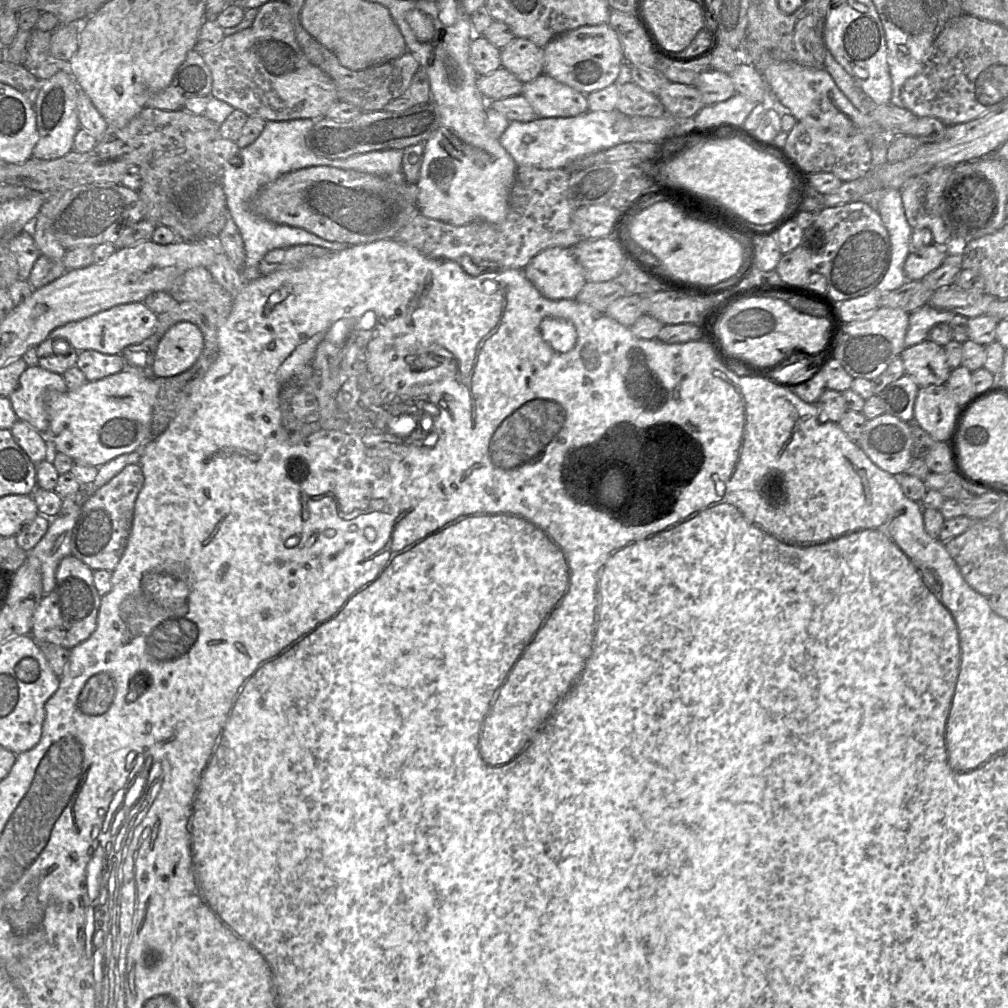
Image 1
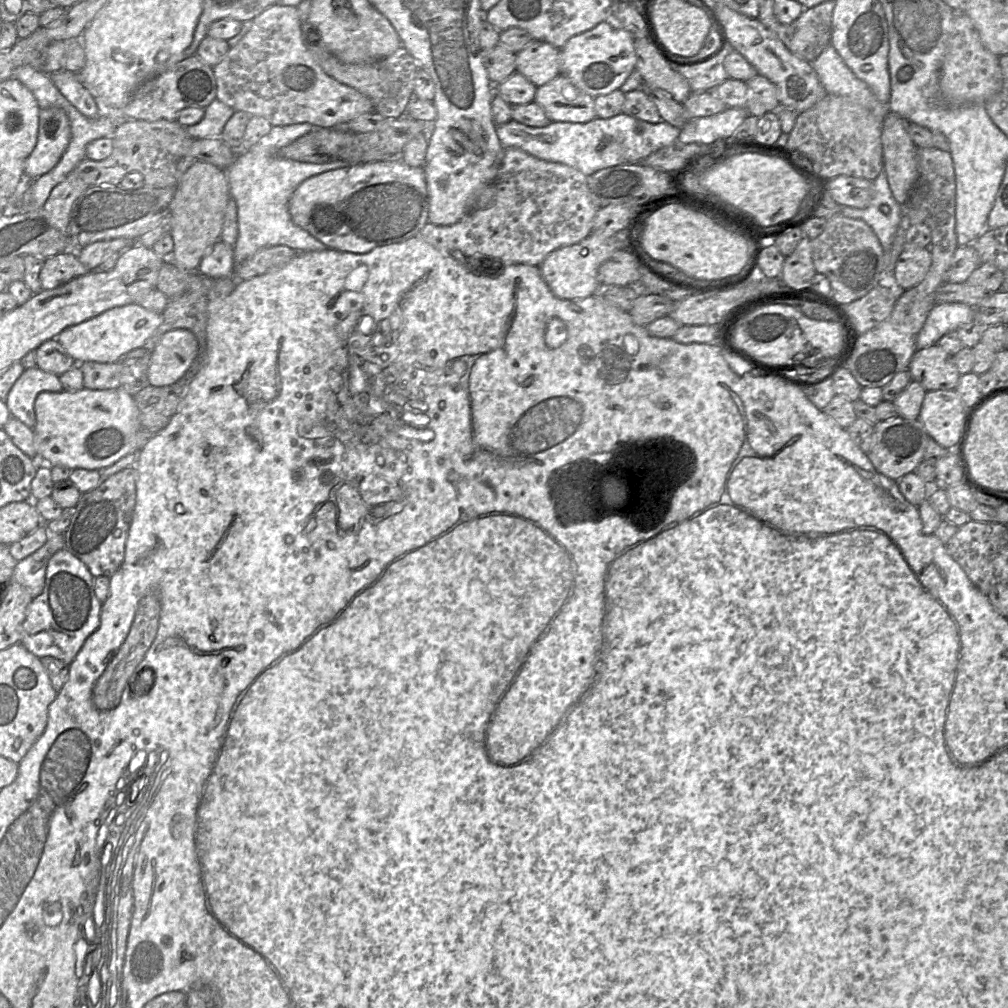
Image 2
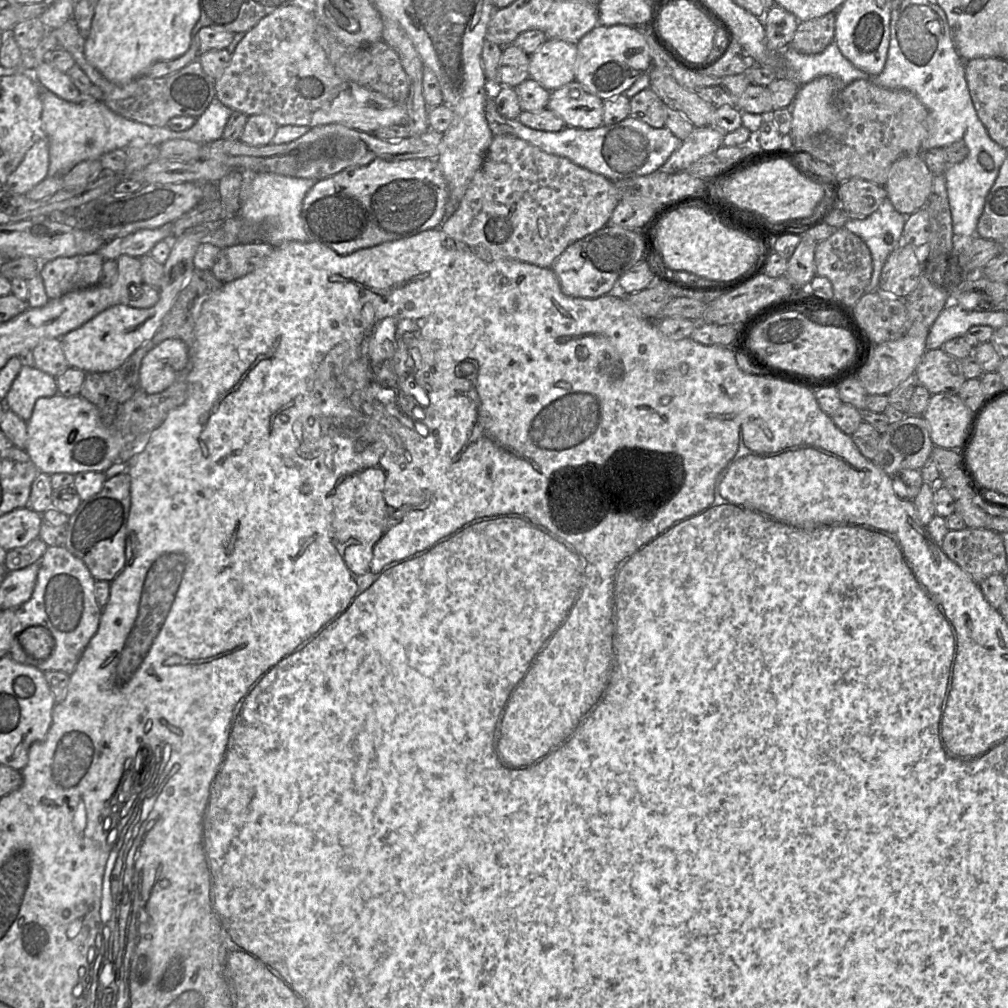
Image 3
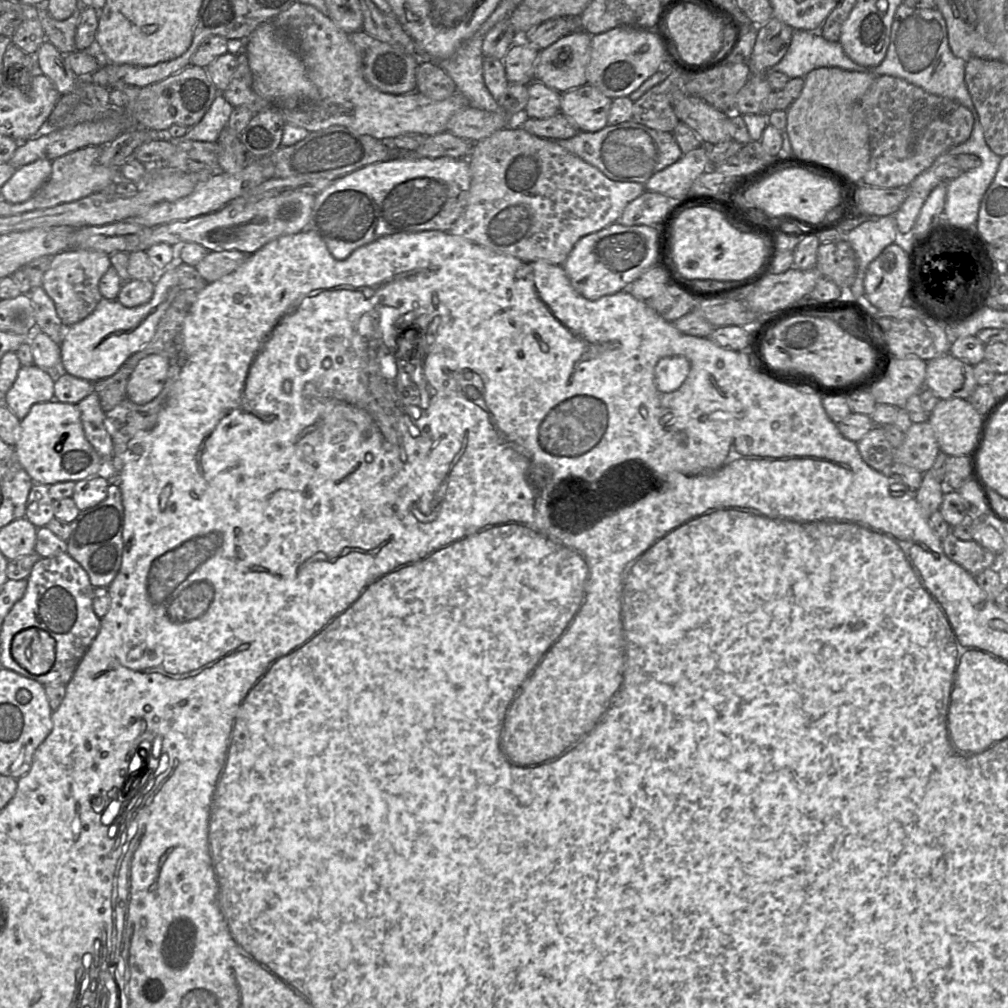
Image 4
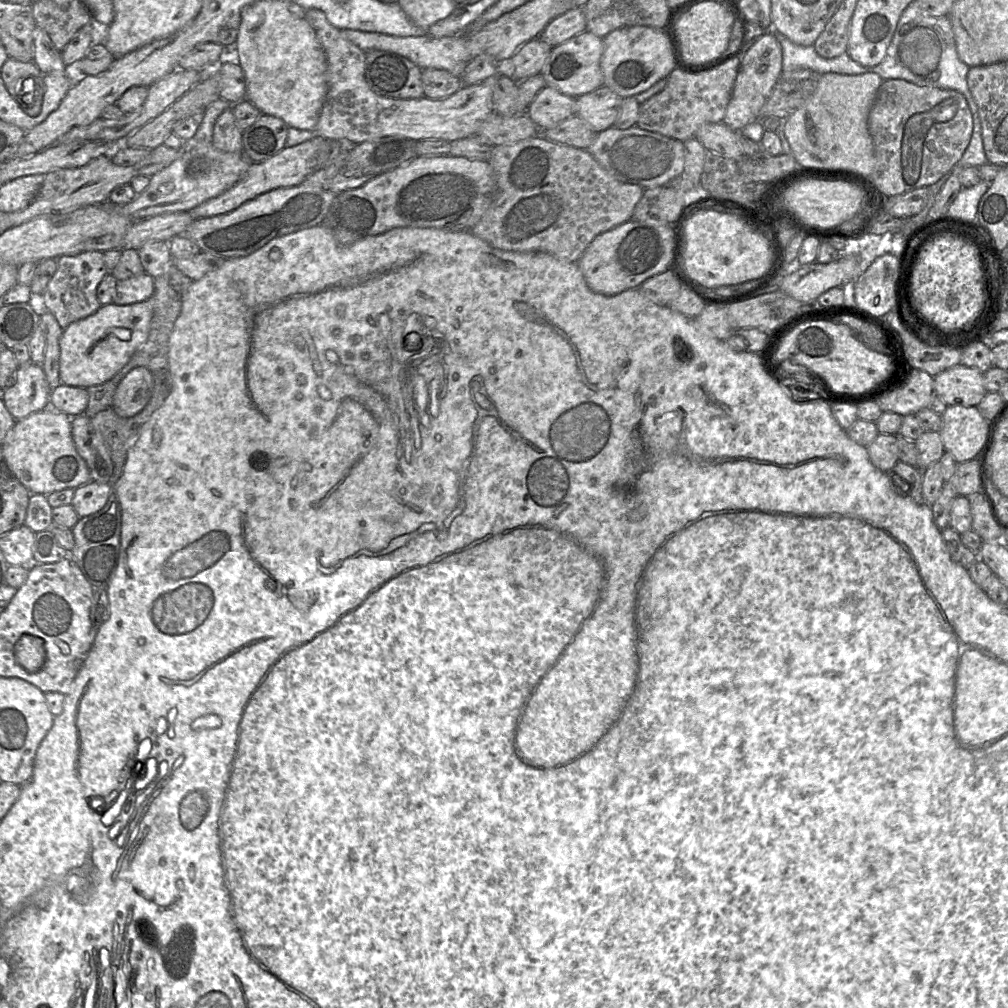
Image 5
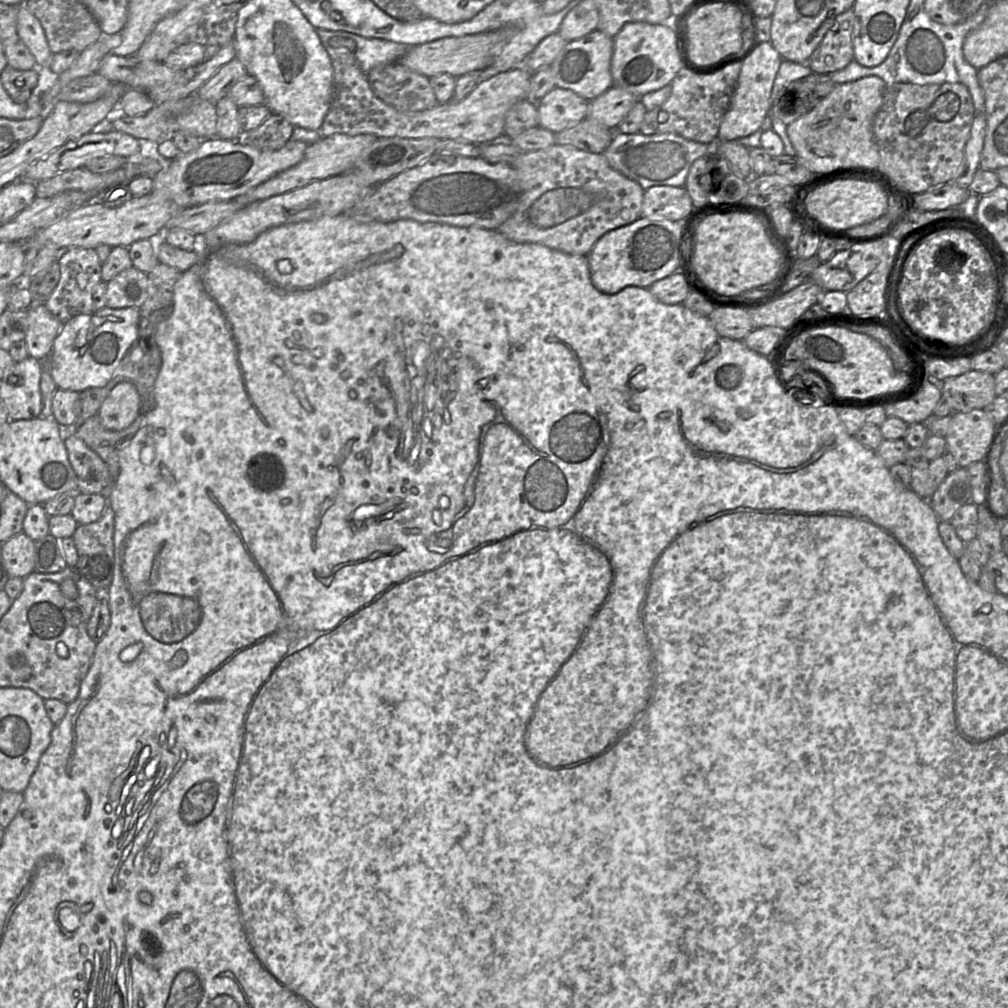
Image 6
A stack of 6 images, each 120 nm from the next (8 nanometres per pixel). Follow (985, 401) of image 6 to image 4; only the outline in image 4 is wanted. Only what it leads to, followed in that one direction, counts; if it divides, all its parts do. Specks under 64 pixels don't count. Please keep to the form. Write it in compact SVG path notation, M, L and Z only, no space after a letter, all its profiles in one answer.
M950 353L927 361L925 387L932 389L939 399L968 399L977 382L973 365Z

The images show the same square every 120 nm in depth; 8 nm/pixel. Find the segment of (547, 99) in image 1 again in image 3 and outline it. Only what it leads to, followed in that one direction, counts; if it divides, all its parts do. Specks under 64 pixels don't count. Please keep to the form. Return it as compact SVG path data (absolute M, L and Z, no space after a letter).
M576 80L552 91L547 108L558 114L570 127L595 129L603 125L604 100L587 91Z

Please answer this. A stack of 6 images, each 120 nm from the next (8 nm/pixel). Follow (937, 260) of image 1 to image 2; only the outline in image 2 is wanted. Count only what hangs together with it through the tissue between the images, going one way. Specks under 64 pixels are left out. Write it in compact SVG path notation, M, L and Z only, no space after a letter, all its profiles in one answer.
M905 247L895 265L893 285L900 291L917 286L925 278L930 265L929 247Z

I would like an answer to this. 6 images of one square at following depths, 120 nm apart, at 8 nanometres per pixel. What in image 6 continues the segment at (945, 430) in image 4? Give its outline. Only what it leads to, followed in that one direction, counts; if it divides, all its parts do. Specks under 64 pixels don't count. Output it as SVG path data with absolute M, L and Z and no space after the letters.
M984 409L953 412L945 436L947 451L956 458L960 468L981 461L990 442L995 422Z

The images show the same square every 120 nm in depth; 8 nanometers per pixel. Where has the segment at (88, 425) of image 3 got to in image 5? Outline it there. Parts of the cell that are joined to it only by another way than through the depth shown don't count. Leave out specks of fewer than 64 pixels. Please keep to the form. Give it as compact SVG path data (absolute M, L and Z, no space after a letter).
M47 407L16 421L2 444L3 457L9 470L31 494L47 496L67 488L76 489L91 481L88 466L75 448L71 427L71 417Z

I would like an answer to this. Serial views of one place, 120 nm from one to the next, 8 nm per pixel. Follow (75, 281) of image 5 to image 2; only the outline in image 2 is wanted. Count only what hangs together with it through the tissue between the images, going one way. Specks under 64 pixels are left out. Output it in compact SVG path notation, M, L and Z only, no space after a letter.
M66 251L44 261L39 280L42 290L50 290L88 272L75 251Z

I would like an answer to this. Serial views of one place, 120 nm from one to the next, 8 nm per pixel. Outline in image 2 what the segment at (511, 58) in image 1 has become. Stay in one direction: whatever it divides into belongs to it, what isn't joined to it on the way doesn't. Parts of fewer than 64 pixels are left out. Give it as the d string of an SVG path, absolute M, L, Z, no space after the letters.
M533 40L516 54L516 70L536 87L561 74L561 51L550 43Z

